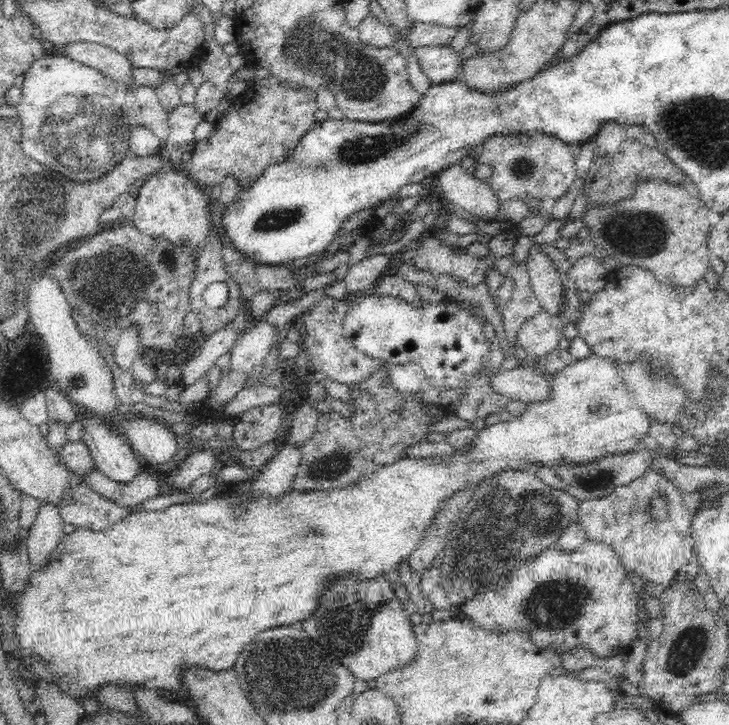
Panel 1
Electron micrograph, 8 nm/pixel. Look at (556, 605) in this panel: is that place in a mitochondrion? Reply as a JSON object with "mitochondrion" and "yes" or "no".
{"mitochondrion":"yes"}

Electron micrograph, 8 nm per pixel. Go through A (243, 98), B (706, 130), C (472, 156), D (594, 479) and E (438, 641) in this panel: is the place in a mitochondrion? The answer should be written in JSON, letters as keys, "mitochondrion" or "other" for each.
{"A":"other","B":"mitochondrion","C":"other","D":"mitochondrion","E":"other"}

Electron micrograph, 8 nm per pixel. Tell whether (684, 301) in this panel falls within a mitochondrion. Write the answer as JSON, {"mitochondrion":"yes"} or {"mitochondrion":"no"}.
{"mitochondrion":"no"}

